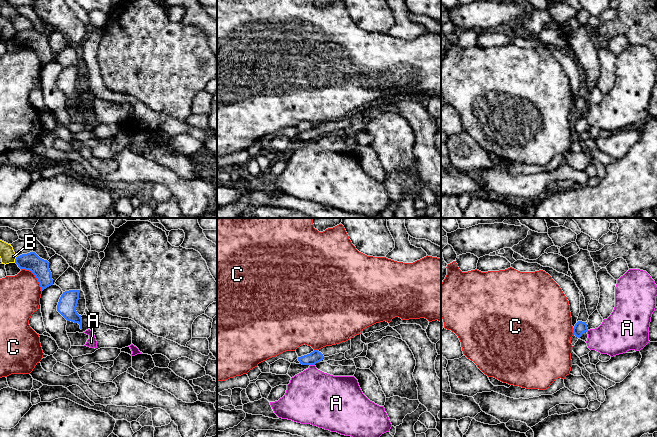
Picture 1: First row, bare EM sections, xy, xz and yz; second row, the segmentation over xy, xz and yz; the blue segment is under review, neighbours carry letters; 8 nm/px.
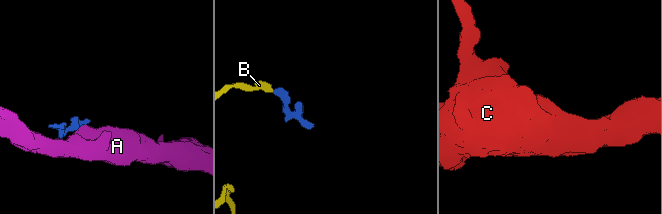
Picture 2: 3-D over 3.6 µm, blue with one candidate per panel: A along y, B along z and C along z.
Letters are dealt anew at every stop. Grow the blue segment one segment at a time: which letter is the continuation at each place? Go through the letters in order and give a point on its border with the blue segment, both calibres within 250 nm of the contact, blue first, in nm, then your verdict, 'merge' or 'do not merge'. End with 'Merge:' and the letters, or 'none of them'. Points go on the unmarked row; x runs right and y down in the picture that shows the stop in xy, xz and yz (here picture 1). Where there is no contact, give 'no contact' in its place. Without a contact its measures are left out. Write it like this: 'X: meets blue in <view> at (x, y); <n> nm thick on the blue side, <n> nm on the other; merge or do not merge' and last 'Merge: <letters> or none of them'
A: meets blue in xz at (312, 140); 100 nm thick on the blue side, 420 nm on the other; do not merge
B: meets blue in xy at (15, 35); 150 nm thick on the blue side, 120 nm on the other; do not merge
C: meets blue in xy at (35, 52); 150 nm thick on the blue side, 320 nm on the other; do not merge
Merge: none of them

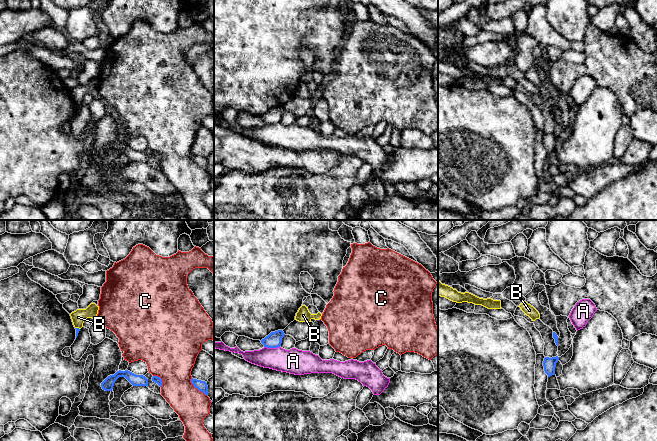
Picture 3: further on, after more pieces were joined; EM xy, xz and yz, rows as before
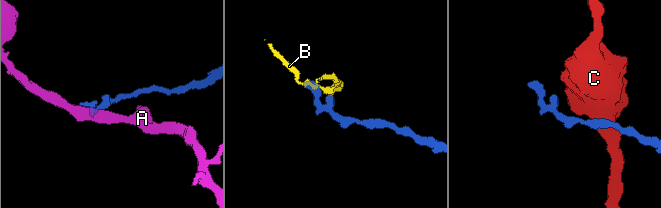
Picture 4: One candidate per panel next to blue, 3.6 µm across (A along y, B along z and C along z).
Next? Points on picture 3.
A: meets blue in xz at (272, 123); 120 nm thick on the blue side, 200 nm on the other; do not merge
B: meets blue in xy at (77, 104); 30 nm thick on the blue side, 120 nm on the other; do not merge
C: meets blue in xy at (197, 164); 80 nm thick on the blue side, 280 nm on the other; do not merge
Merge: none of them

